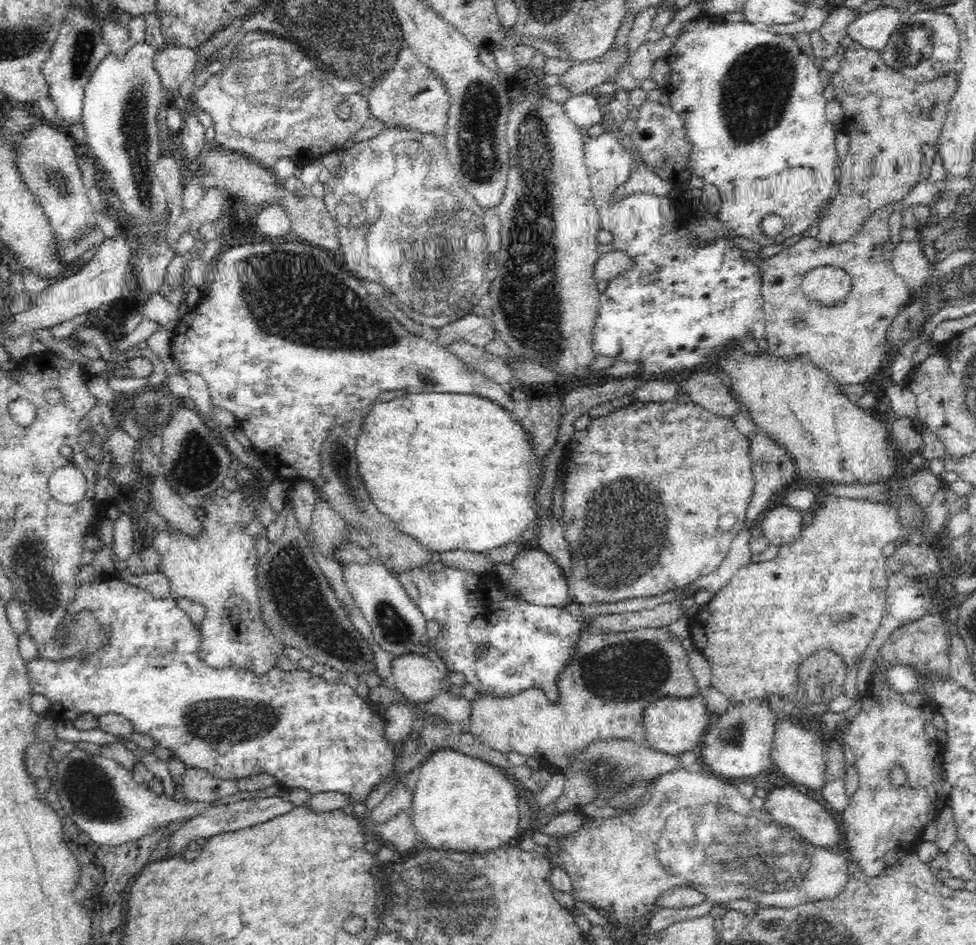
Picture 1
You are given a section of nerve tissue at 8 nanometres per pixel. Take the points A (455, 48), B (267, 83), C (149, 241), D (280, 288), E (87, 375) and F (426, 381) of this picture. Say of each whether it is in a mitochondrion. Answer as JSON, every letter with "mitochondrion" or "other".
{"A":"other","B":"mitochondrion","C":"mitochondrion","D":"mitochondrion","E":"other","F":"other"}

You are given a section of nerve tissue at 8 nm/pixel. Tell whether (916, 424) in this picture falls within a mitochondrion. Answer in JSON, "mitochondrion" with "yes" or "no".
{"mitochondrion":"no"}

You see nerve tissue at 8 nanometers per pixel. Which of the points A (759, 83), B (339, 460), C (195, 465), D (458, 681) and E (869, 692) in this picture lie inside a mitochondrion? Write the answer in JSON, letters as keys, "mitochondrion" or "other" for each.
{"A":"mitochondrion","B":"mitochondrion","C":"mitochondrion","D":"other","E":"other"}

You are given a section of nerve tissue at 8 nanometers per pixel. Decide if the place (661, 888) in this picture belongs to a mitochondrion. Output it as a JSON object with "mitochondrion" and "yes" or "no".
{"mitochondrion":"no"}

